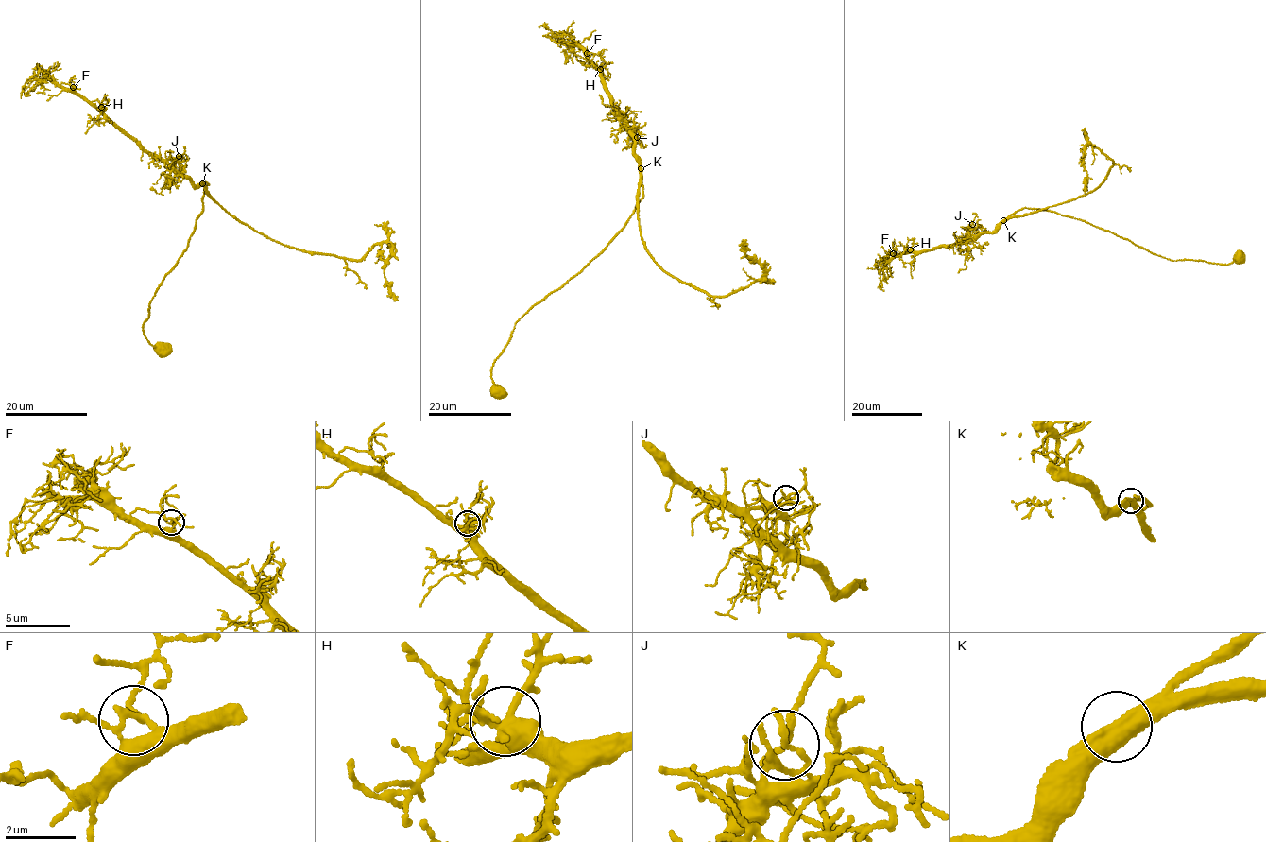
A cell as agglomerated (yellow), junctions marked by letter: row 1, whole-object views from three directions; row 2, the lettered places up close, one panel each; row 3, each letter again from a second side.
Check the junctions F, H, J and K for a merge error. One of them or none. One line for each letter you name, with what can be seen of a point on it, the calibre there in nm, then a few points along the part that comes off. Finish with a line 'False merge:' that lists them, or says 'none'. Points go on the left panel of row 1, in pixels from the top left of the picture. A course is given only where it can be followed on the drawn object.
False merge: none

